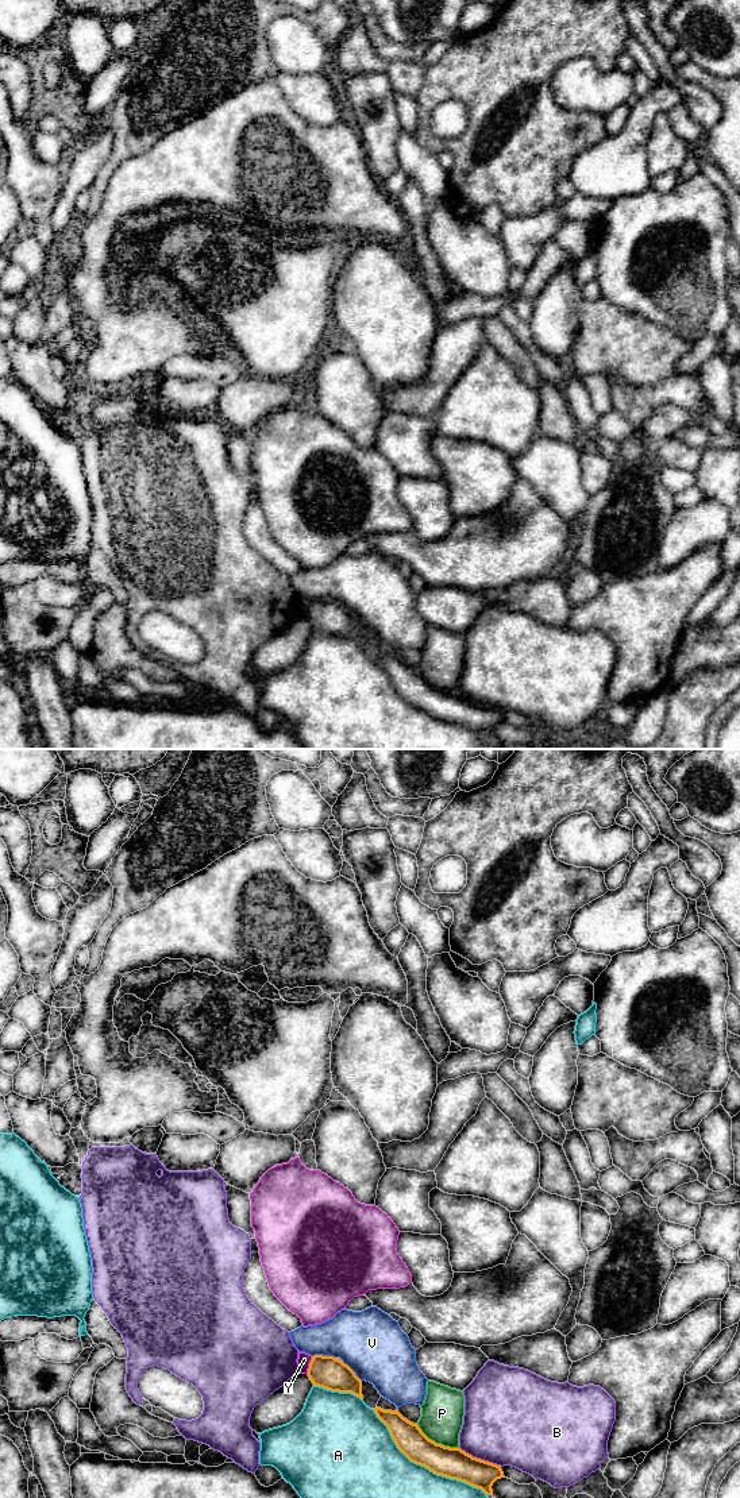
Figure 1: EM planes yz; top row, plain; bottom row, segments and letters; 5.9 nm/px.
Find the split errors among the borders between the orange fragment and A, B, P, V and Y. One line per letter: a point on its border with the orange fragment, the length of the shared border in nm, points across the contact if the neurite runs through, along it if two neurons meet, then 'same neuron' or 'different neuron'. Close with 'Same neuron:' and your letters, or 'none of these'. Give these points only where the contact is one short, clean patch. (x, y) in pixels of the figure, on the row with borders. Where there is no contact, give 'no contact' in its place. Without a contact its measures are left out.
A: meets orange in yz at (423, 1464); contact 850 nm long; different neuron
B: meets orange in yz at (480, 1459); contact 280 nm long; different neuron
P: meets orange in yz at (435, 1443); contact 300 nm long; border along yz (416, 1424), (436, 1443), (458, 1448); different neuron
V: meets orange in yz at (324, 1356); contact 140 nm long; different neuron
Y: meets orange in yz at (309, 1365); contact 110 nm long; border along yz (312, 1356), (307, 1373); different neuron
Same neuron: none of these

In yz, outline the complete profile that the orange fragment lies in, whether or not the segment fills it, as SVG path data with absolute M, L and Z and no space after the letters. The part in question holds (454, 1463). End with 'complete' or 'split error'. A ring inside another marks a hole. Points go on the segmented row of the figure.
M373 1409L388 1426L397 1448L413 1463L424 1466L436 1475L465 1482L493 1495L492 1486L505 1478L501 1466L473 1458L460 1448L450 1448L429 1440L419 1428L404 1418L398 1410Z; complete

